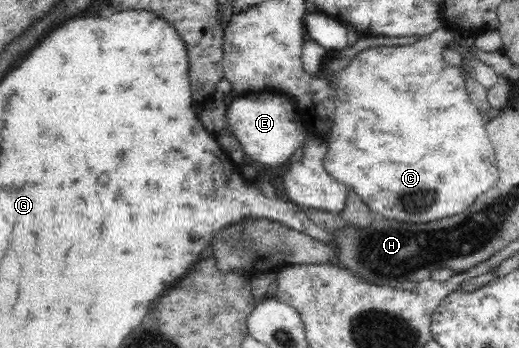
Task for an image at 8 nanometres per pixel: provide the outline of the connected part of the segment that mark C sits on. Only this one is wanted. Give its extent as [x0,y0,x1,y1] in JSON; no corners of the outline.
[323,24,500,225]

